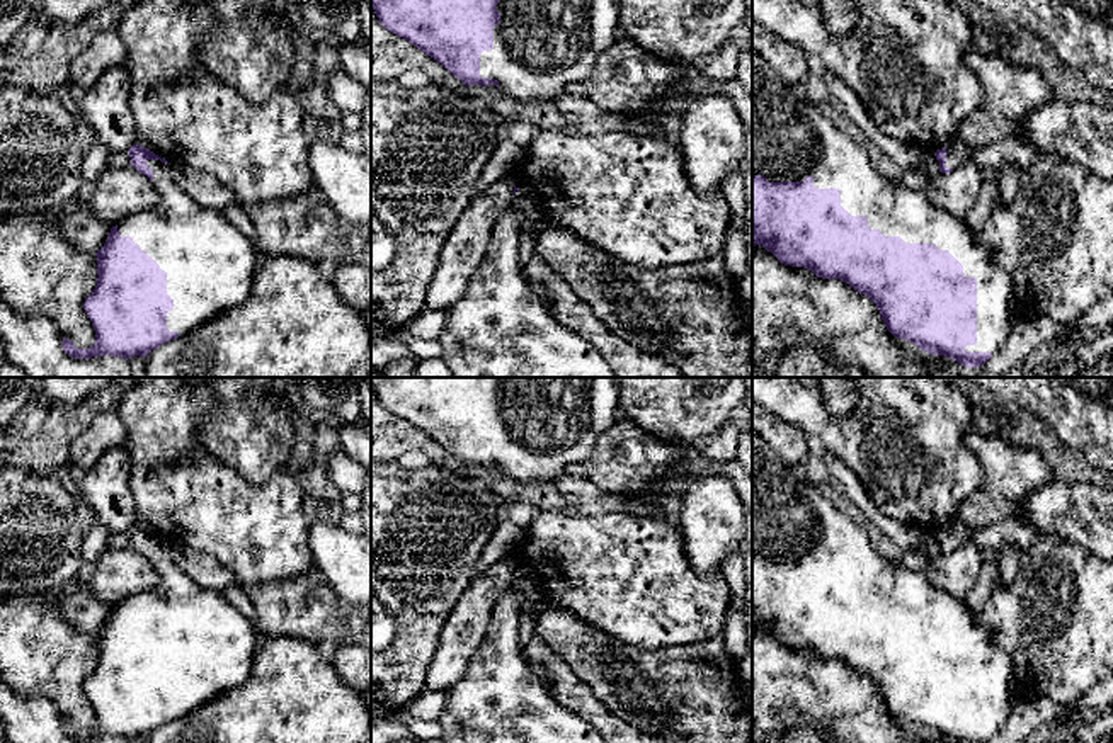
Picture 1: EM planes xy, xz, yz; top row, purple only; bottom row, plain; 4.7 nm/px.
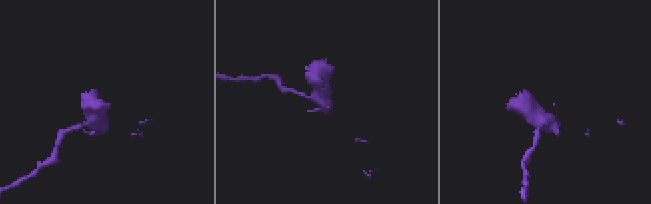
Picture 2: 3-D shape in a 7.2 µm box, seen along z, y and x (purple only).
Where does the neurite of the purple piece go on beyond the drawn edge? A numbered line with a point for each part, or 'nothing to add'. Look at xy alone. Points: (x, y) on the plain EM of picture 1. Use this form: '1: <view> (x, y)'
1: xy (210, 646)

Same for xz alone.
1: xz (542, 425)

